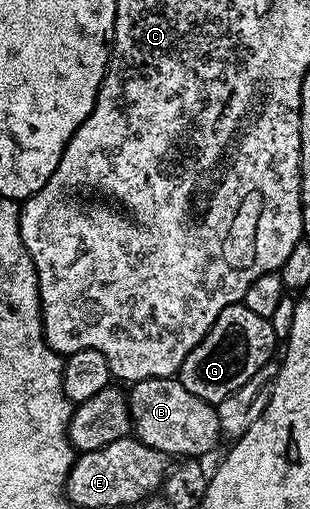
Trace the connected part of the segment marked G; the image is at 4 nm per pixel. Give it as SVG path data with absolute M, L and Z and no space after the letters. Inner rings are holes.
M244 303L231 304L218 314L214 326L190 350L190 354L182 362L178 378L190 394L198 394L198 398L209 402L225 400L242 382L250 382L264 364L273 359L272 351L278 344L278 338L272 329L271 320L254 314Z

